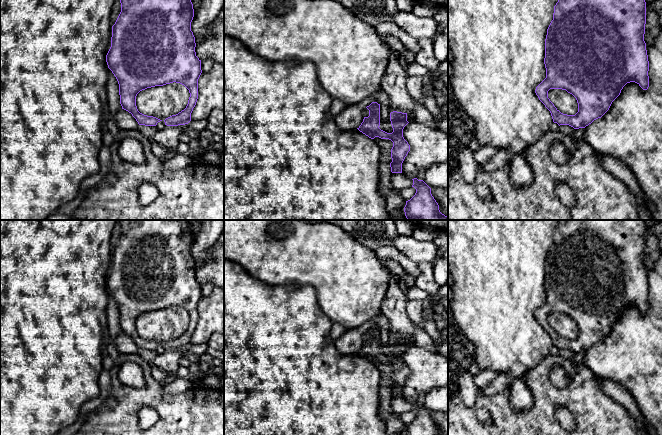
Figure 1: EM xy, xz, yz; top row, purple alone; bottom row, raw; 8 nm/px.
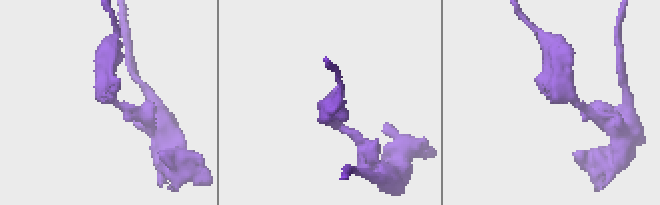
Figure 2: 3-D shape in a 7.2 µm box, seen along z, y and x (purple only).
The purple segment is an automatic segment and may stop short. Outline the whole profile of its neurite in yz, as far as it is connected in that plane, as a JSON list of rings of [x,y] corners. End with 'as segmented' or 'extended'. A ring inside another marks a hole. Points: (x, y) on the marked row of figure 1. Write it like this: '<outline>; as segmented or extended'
[[[558,0],[545,39],[546,78],[535,90],[539,100],[550,111],[554,123],[559,126],[569,125],[574,129],[585,128],[609,110],[627,83],[635,82],[643,90],[648,89],[649,61],[644,41],[645,24],[645,0]],[[550,89],[562,89],[572,94],[577,100],[578,112],[575,115],[561,113],[548,98]]]; as segmented

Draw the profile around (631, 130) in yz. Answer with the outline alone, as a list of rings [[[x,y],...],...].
[[[662,28],[657,37],[646,46],[649,61],[649,87],[643,90],[635,82],[627,83],[609,110],[584,128],[583,139],[596,153],[612,156],[629,166],[644,193],[654,220],[662,220]]]

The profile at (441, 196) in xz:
[[[431,188],[431,194],[438,203],[440,212],[448,217],[448,190]]]

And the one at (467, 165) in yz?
[[[469,146],[464,147],[459,153],[458,170],[467,183],[472,183],[477,178],[478,166]]]

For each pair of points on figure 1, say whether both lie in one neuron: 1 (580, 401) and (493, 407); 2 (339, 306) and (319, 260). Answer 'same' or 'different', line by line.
1: same
2: same

